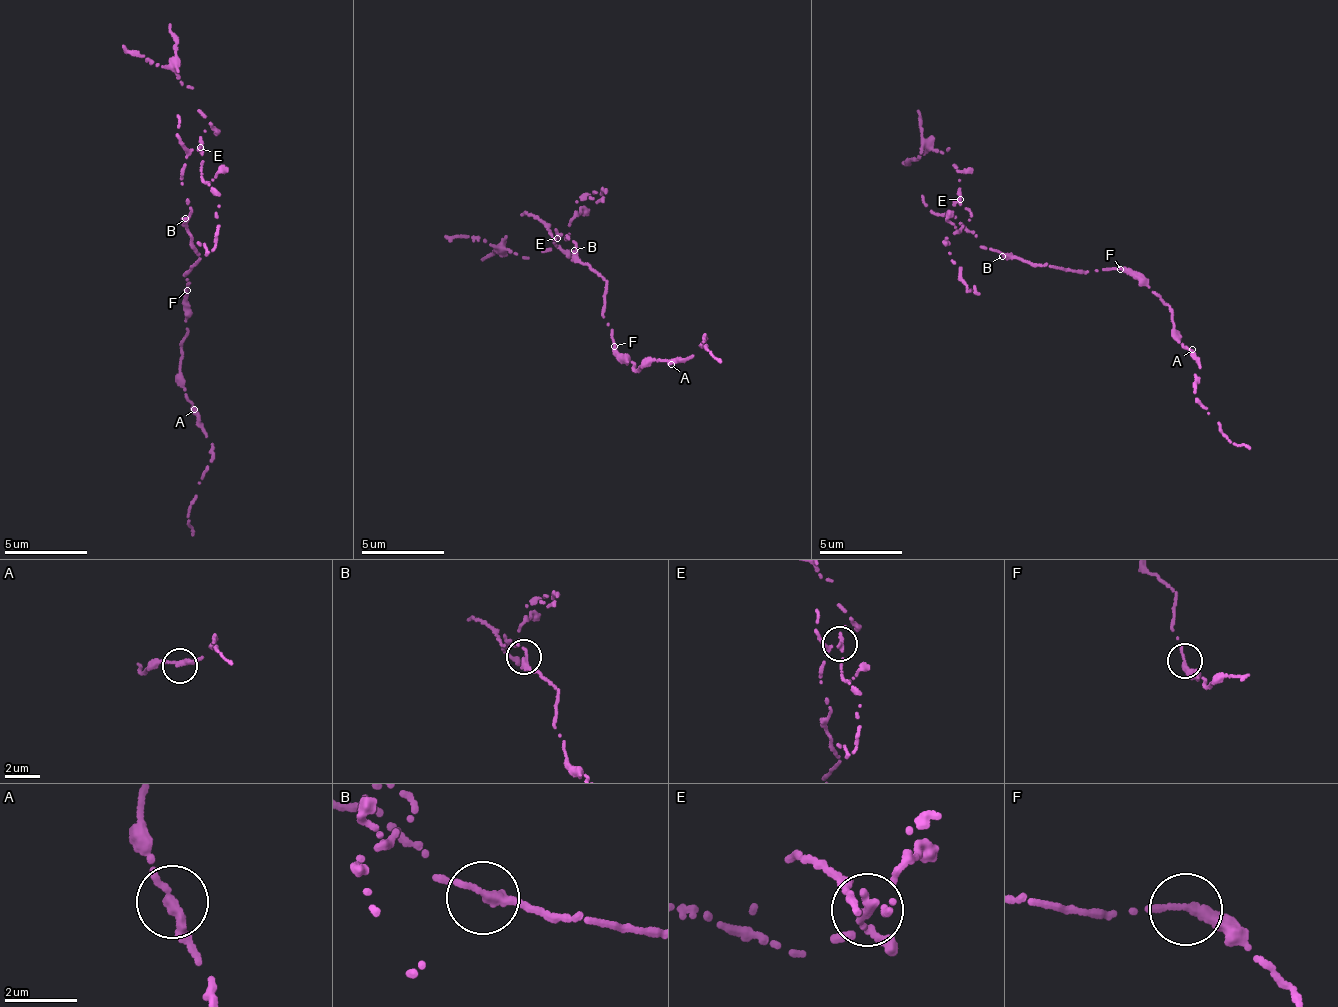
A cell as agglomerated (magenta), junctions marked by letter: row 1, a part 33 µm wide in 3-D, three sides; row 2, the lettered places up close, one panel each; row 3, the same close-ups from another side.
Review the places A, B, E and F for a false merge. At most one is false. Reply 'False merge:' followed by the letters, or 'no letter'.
False merge: E

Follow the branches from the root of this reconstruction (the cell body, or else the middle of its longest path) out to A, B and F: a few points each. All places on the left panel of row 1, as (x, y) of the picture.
A: (193, 265), (184, 275), (188, 288), (182, 305), (189, 329), (180, 351), (178, 382), (194, 409)
B: (193, 265), (200, 260), (185, 218)
F: (193, 265), (184, 275), (188, 282), (187, 290)

